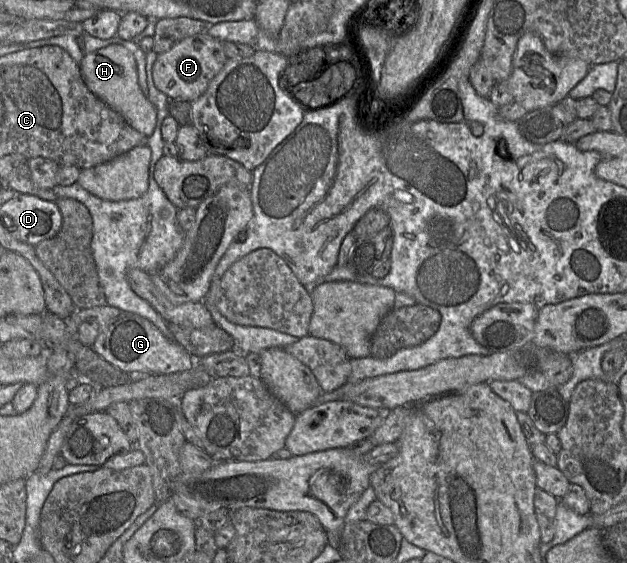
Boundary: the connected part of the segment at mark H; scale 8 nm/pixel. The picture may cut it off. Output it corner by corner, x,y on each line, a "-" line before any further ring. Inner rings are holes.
118,44
108,45
84,55
79,67
86,86
96,97
122,115
135,130
148,137
153,133
156,109
139,86
137,64
128,49

